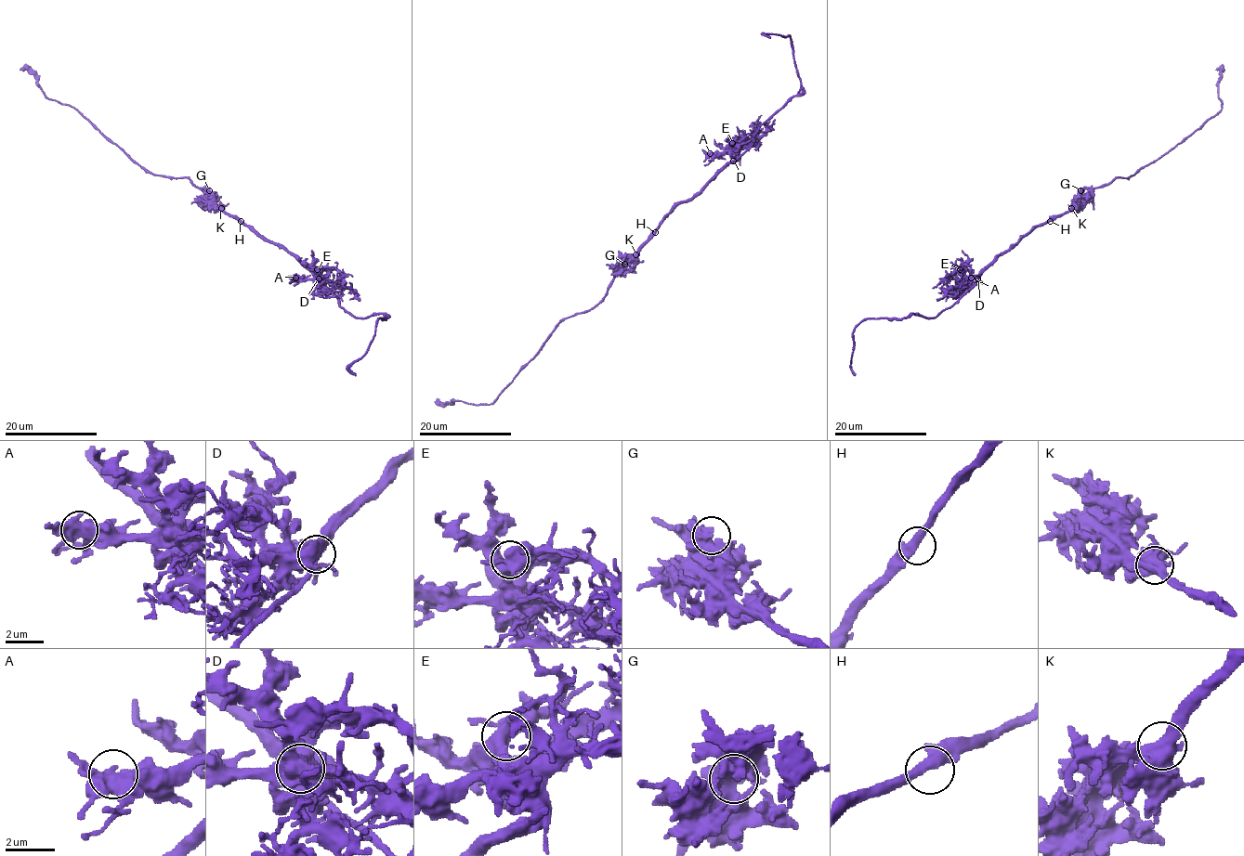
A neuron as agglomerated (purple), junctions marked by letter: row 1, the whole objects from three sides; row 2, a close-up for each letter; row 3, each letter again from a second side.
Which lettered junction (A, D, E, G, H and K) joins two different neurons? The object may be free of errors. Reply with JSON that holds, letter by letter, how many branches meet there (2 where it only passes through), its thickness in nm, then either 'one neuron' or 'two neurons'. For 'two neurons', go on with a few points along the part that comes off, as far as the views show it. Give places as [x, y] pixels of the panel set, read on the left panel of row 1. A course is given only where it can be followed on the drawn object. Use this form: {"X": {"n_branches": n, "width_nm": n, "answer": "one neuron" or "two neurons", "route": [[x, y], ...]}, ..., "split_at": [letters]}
{"A": {"n_branches": 4, "width_nm": 550, "answer": "one neuron"}, "D": {"n_branches": 2, "width_nm": 600, "answer": "one neuron"}, "E": {"n_branches": 3, "width_nm": 550, "answer": "one neuron"}, "G": {"n_branches": 2, "width_nm": 650, "answer": "one neuron"}, "H": {"n_branches": 2, "width_nm": 440, "answer": "one neuron"}, "K": {"n_branches": 3, "width_nm": 500, "answer": "one neuron"}, "split_at": []}

